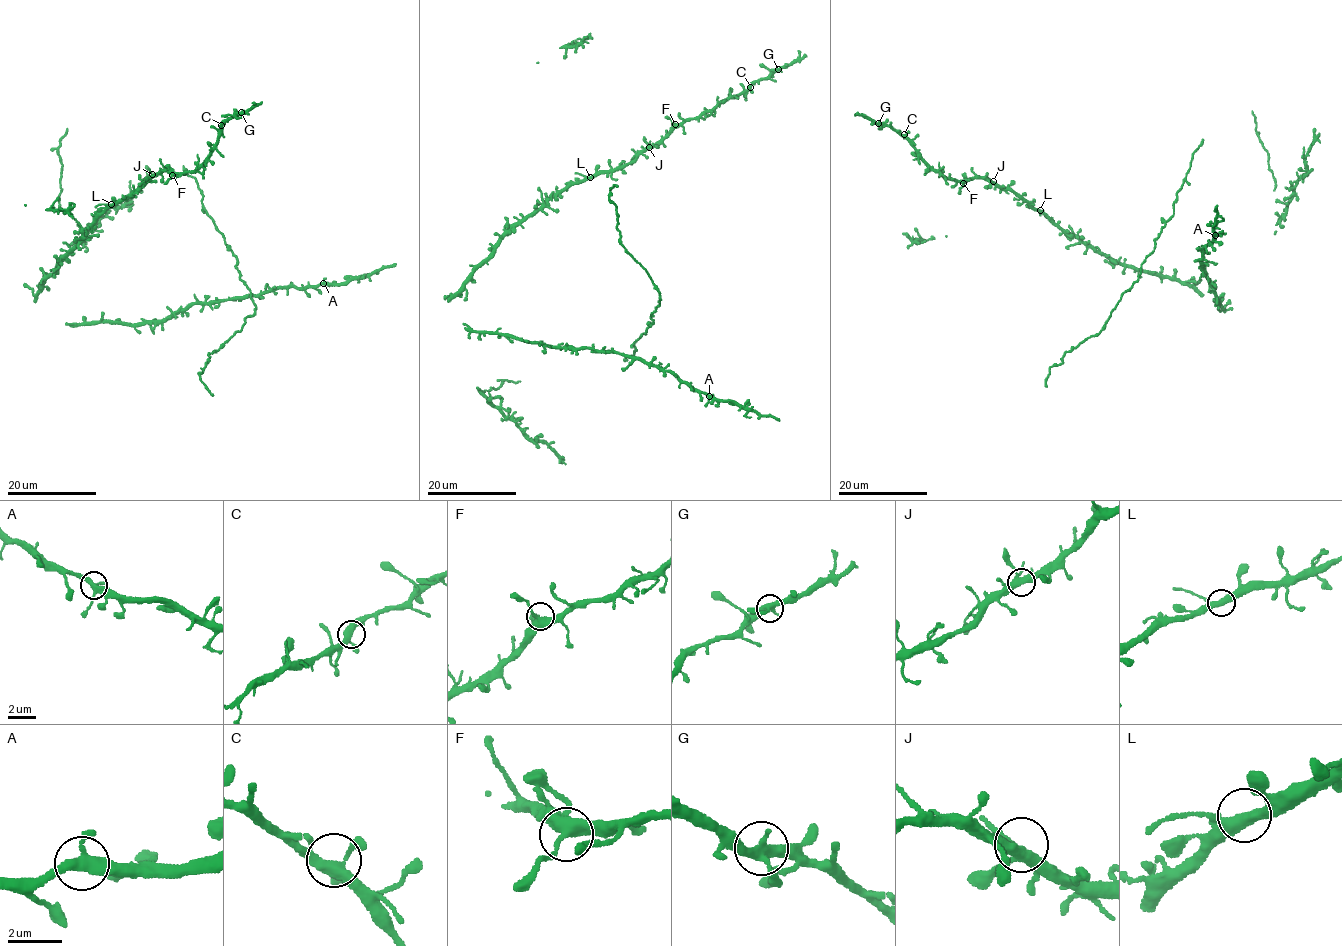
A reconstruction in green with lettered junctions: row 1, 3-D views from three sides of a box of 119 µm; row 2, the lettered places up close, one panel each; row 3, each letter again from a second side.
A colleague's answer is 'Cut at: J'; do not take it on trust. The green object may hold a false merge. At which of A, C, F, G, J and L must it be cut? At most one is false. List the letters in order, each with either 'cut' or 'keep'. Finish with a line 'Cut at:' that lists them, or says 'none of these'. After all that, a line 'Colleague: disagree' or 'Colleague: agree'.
A: keep
C: keep
F: keep
G: keep
J: keep
L: keep
Cut at: none of these
Colleague: disagree

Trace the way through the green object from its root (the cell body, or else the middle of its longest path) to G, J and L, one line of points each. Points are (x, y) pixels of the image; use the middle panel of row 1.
G: (448, 301), (492, 247), (549, 199), (574, 184), (625, 166), (667, 137), (674, 127), (698, 118), (778, 69)
J: (448, 301), (490, 254), (492, 247), (541, 205), (574, 184), (625, 166), (649, 147)
L: (448, 301), (490, 254), (492, 247), (513, 227), (554, 196), (590, 177)

